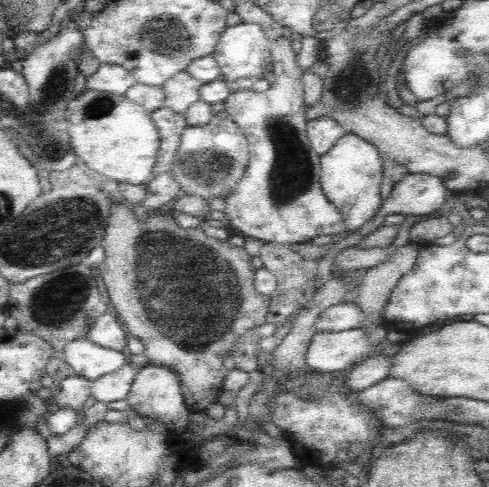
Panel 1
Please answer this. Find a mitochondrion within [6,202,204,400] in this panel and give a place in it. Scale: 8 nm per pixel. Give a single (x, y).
(54, 305)

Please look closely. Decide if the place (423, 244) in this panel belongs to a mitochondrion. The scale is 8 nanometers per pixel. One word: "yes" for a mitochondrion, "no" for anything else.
no

